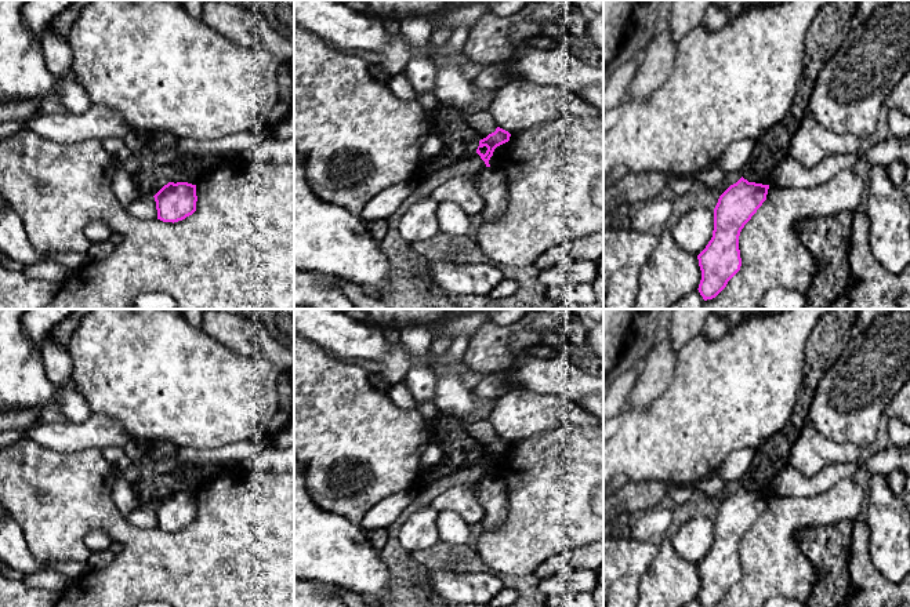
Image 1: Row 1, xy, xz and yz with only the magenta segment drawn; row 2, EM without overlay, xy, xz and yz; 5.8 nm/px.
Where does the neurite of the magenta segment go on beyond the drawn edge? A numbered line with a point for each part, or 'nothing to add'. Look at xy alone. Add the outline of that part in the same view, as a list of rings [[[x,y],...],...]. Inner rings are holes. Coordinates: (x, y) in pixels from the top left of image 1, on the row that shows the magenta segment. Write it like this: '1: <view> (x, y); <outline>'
nothing to add

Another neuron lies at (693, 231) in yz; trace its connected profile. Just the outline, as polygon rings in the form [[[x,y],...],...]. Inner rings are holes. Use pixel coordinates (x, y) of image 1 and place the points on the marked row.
[[[704,207],[689,210],[670,228],[674,241],[685,251],[699,255],[713,237],[714,211]]]

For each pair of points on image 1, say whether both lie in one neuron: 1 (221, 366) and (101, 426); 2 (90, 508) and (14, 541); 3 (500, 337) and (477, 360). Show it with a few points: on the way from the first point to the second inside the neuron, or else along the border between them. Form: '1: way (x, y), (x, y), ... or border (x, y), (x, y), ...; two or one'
1: border (93, 410), (115, 420), (130, 438); two
2: border (14, 519), (28, 549), (43, 563); two
3: way (495, 342), (482, 355); one

